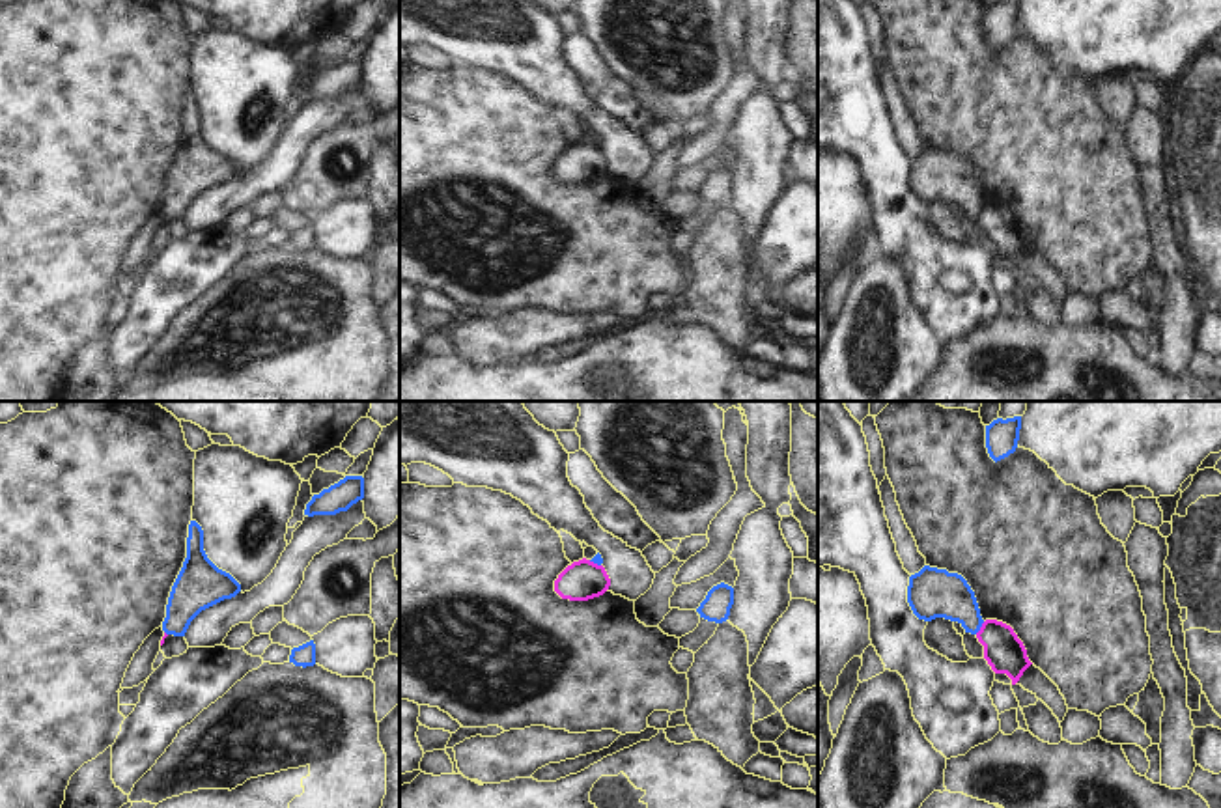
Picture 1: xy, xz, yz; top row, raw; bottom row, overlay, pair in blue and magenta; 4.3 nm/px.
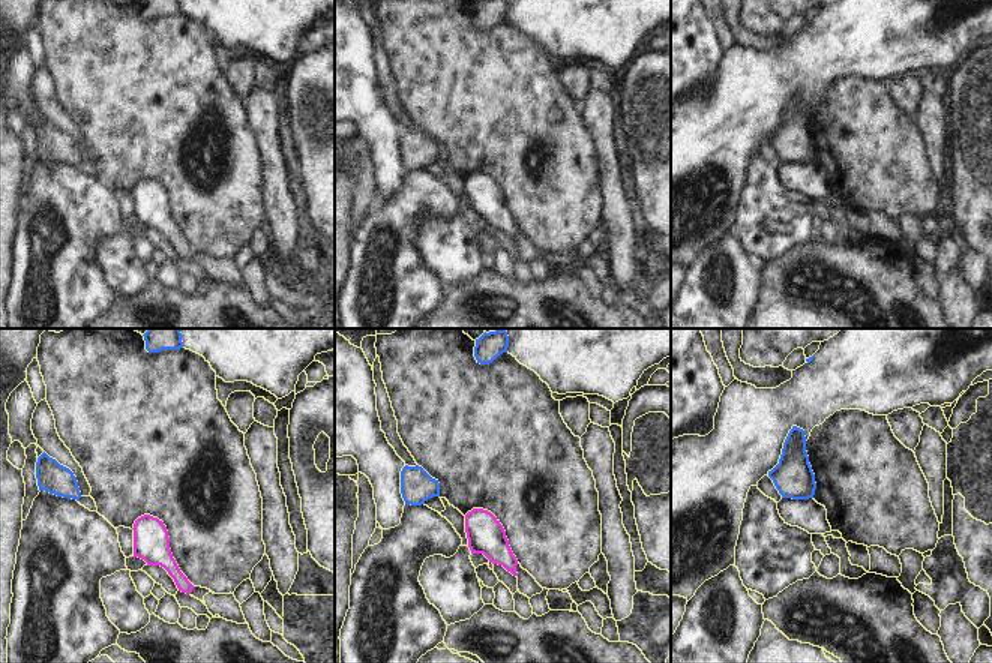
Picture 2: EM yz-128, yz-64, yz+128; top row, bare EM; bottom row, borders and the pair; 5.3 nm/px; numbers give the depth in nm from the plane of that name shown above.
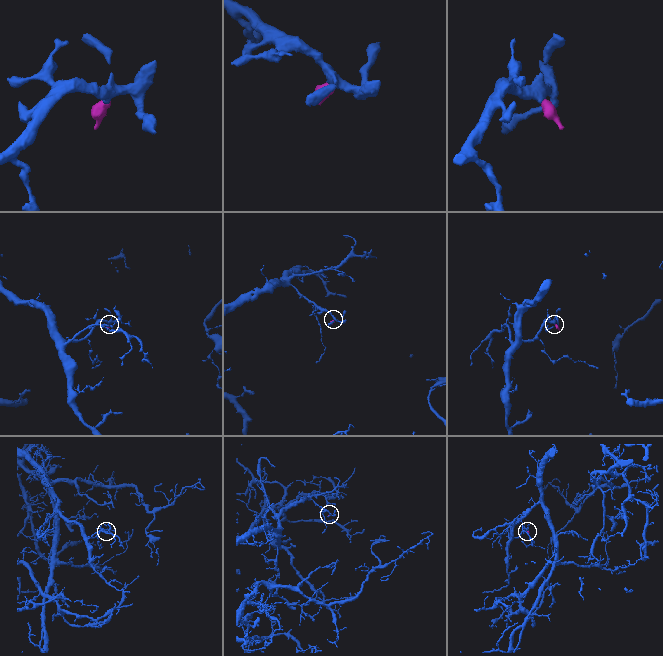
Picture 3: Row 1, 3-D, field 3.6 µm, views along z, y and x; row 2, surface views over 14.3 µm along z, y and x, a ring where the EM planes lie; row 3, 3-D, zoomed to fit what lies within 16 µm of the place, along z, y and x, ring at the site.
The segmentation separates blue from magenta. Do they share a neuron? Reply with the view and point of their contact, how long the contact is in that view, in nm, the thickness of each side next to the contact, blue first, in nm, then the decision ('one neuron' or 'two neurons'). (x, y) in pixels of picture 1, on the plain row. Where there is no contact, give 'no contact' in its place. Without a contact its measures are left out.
contact yz (981, 208); length 70 nm; calibres 220 and 170 nm; two neurons

